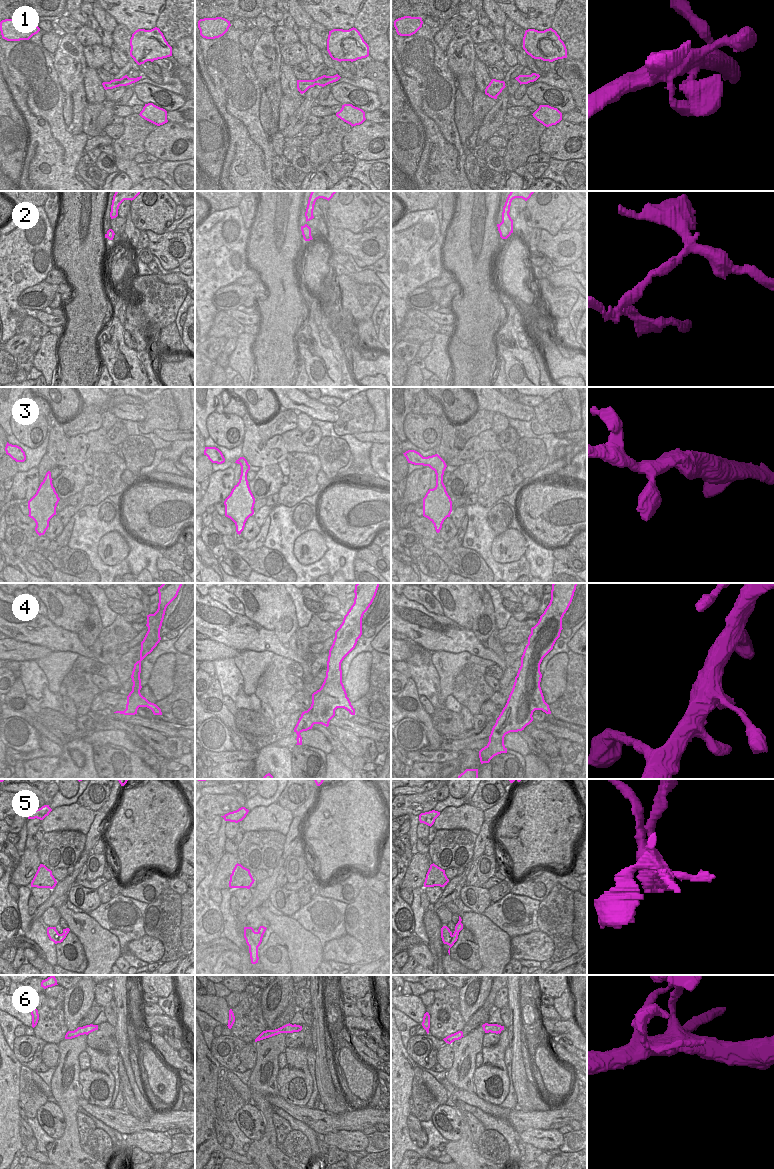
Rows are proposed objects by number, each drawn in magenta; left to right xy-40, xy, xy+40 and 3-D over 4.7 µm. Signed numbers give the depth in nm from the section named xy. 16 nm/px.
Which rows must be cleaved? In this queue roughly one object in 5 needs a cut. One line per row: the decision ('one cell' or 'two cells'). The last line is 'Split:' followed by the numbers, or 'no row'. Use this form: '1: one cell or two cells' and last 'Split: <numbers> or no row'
1: one cell
2: two cells
3: one cell
4: one cell
5: two cells
6: one cell
Split: 2, 5

